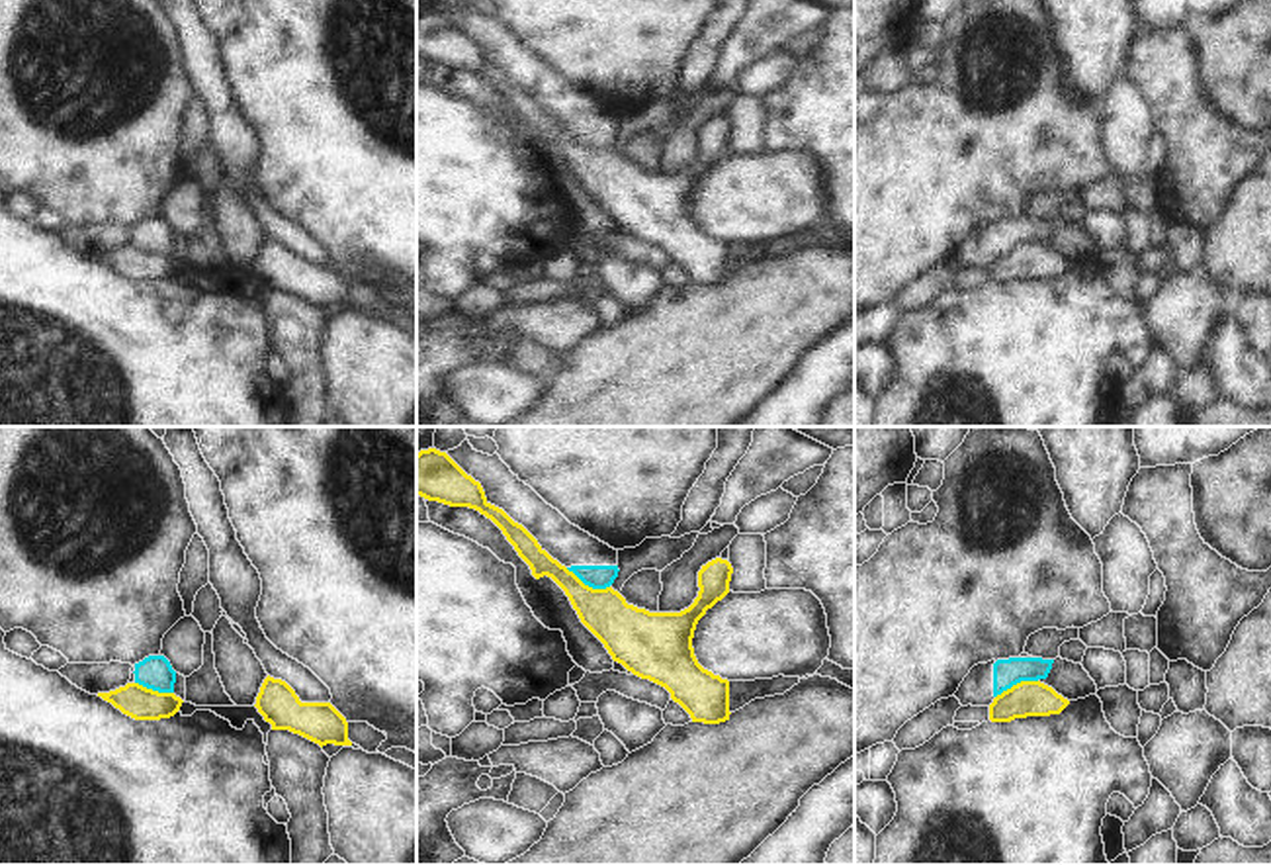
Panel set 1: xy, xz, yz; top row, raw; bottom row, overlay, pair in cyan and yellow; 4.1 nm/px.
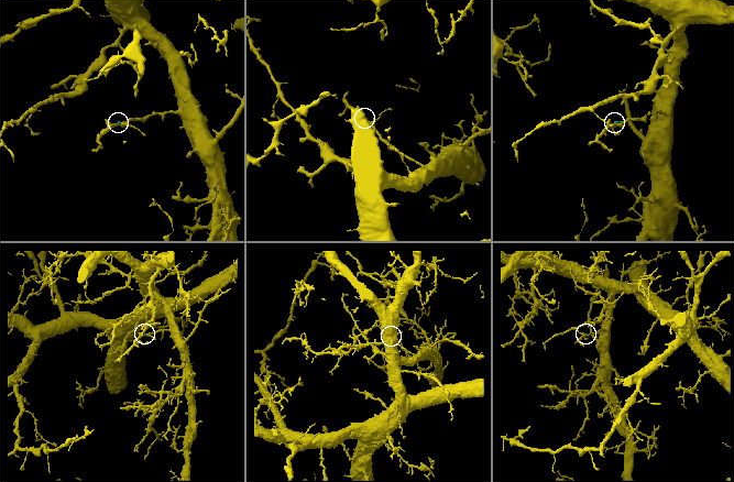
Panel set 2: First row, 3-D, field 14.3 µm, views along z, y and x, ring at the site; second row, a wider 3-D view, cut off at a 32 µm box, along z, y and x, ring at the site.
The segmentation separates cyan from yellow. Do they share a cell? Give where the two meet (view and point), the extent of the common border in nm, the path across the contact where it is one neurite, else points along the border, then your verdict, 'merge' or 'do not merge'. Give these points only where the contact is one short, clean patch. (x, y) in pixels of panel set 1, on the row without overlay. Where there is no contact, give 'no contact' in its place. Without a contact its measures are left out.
meets cyan in xz at (587, 145); contact 200 nm long; border along xz (566, 130), (593, 149), (609, 149); do not merge

